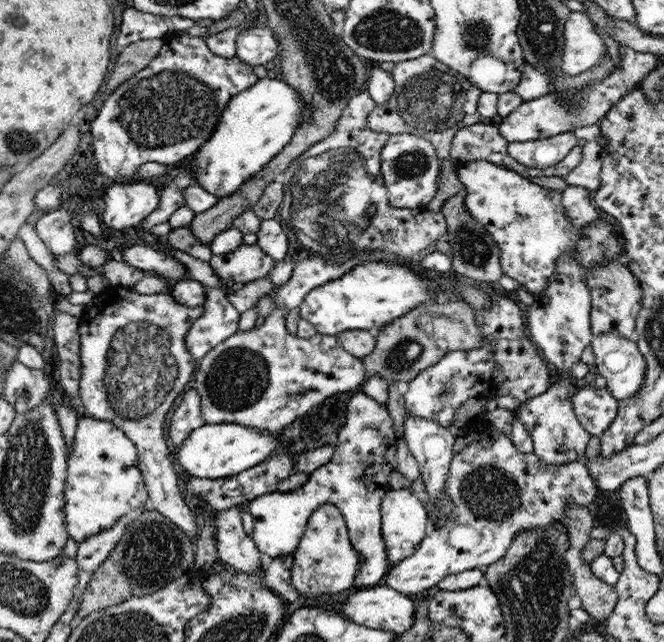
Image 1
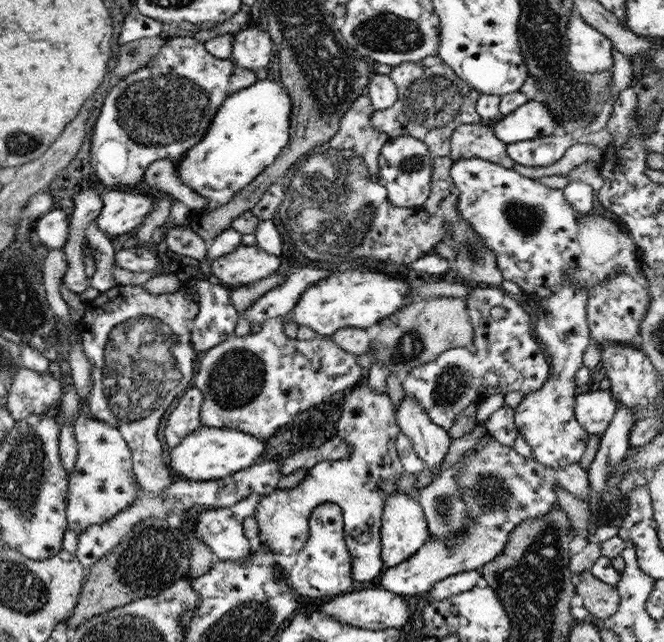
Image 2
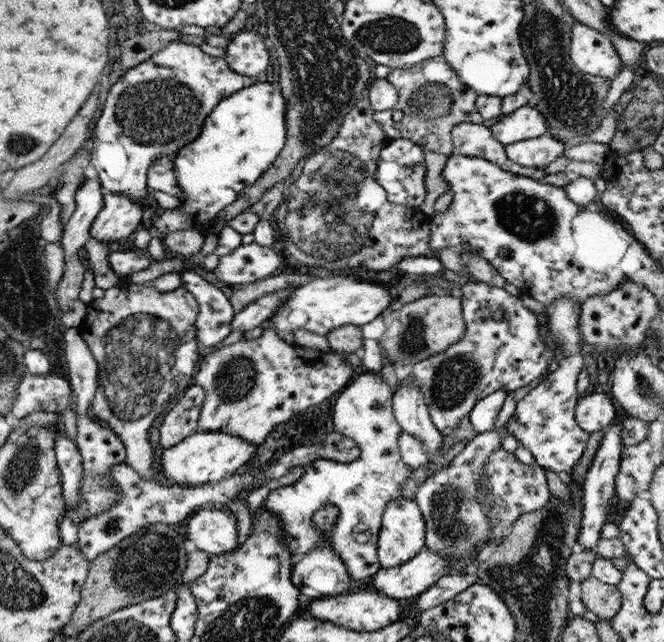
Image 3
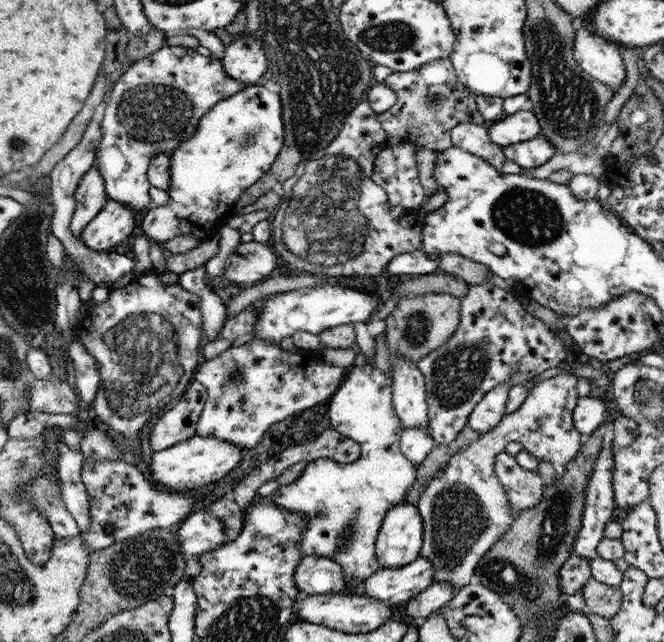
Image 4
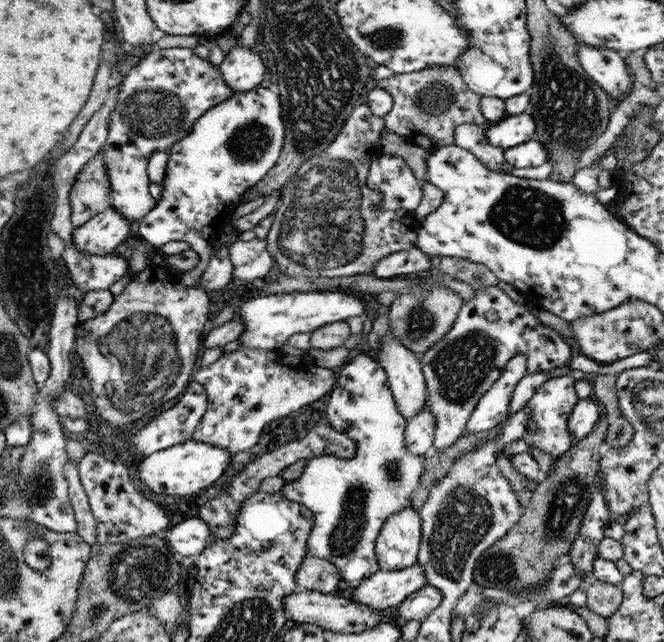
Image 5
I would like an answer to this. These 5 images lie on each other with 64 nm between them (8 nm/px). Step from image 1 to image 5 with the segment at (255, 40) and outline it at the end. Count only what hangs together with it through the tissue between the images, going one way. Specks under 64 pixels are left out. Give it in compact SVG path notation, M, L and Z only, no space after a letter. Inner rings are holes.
M241 43L225 55L219 68L234 93L248 92L259 87L266 74L266 67L258 52Z

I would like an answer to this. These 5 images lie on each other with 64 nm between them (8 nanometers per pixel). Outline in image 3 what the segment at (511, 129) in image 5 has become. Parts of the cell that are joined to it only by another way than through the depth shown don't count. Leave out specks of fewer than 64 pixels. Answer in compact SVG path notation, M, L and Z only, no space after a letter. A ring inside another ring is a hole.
M532 103L502 116L490 129L492 136L503 145L548 134L545 116Z

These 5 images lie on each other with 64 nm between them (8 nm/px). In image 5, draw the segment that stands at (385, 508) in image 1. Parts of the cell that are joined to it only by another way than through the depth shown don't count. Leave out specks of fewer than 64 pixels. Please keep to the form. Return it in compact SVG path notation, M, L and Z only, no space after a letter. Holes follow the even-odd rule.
M412 506L386 519L375 542L379 567L384 571L408 568L417 563L421 543L421 516Z

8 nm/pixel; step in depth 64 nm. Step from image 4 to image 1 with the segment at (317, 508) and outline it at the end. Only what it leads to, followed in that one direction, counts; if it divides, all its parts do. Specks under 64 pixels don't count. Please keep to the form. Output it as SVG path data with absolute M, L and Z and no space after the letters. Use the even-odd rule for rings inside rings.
M358 391L349 399L347 410L346 423L341 426L338 443L328 464L309 473L307 481L297 490L285 493L276 490L249 501L255 528L251 537L267 559L293 554L312 513L323 504L334 505L342 513L352 548L359 556L356 588L370 588L385 578L392 566L381 531L381 502L390 489L389 476L397 470L398 440L388 405Z

